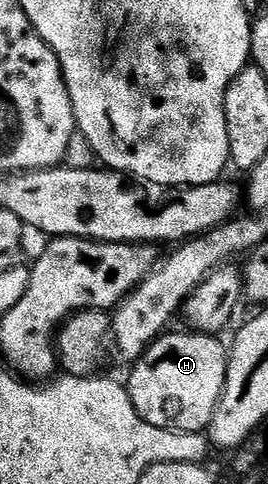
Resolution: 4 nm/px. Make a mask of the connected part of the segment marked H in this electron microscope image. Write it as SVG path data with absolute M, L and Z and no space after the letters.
M184 331L177 332L174 336L162 335L135 361L132 365L133 373L130 374L129 380L127 379L129 397L135 410L139 410L139 418L151 422L151 426L176 432L205 432L215 414L225 385L229 357L226 345L221 345L216 335Z

